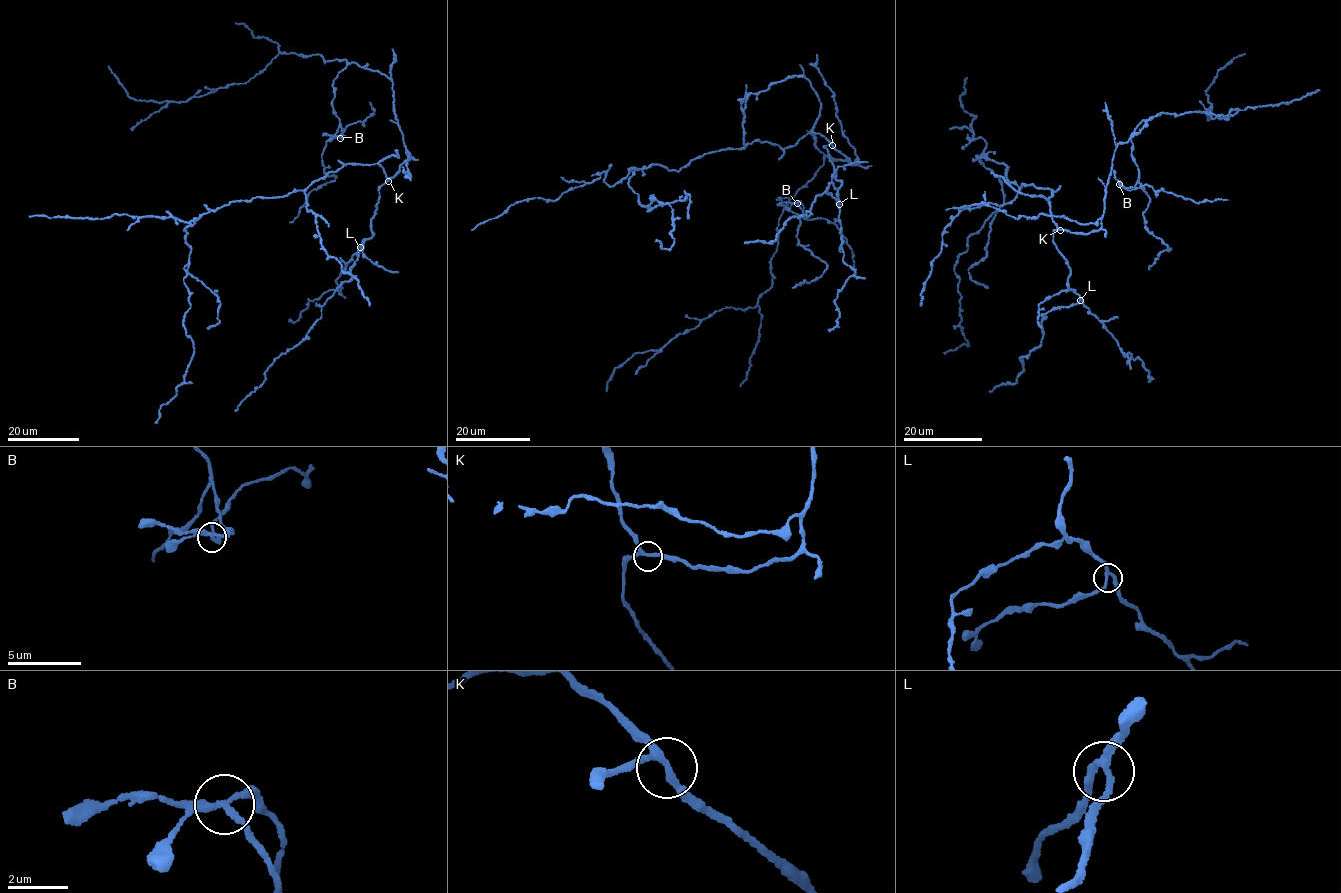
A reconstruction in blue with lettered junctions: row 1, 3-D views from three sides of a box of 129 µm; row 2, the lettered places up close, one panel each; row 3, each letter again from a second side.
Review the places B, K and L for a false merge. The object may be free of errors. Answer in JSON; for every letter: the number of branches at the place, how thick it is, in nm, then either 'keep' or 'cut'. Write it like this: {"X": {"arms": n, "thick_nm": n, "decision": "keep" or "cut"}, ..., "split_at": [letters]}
{"B": {"arms": 3, "thick_nm": 220, "decision": "cut"}, "K": {"arms": 3, "thick_nm": 200, "decision": "keep"}, "L": {"arms": 3, "thick_nm": 200, "decision": "keep"}, "split_at": ["B"]}

